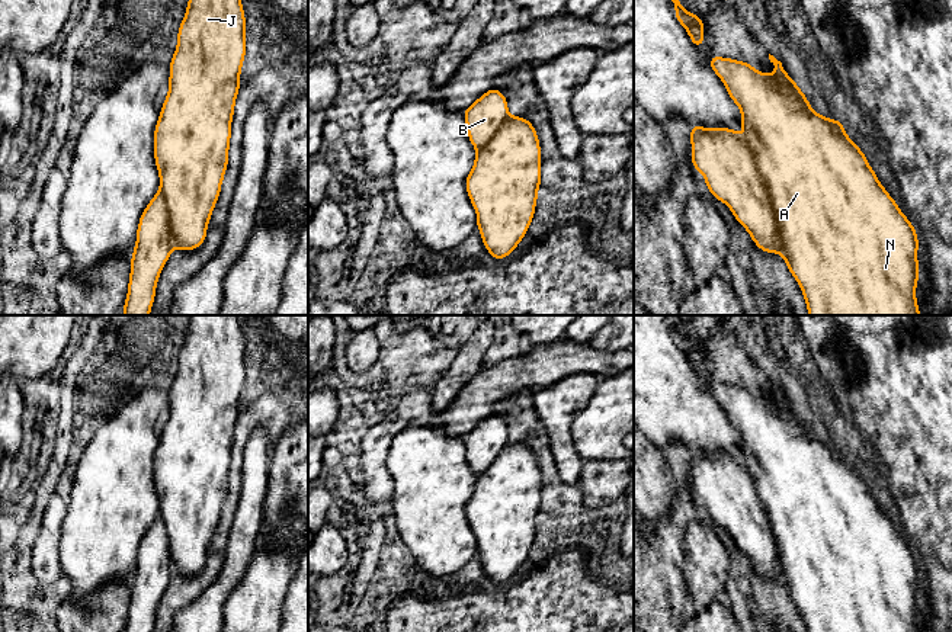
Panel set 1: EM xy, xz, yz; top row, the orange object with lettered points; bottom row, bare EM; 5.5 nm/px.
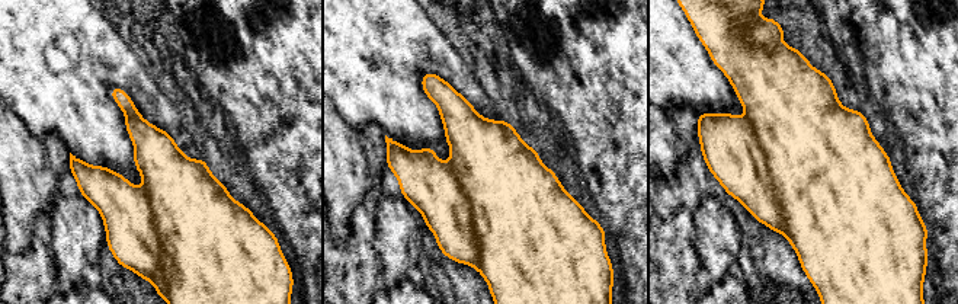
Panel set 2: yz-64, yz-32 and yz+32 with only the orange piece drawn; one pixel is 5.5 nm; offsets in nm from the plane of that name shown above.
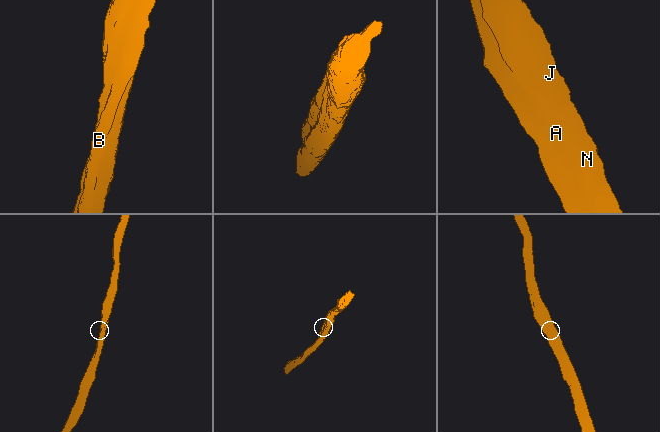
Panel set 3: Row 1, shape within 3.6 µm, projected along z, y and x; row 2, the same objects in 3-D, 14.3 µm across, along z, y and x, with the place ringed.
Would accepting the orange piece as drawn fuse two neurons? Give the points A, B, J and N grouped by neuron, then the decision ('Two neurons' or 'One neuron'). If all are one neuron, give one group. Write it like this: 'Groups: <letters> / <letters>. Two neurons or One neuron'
Groups: A B J N. One neuron

